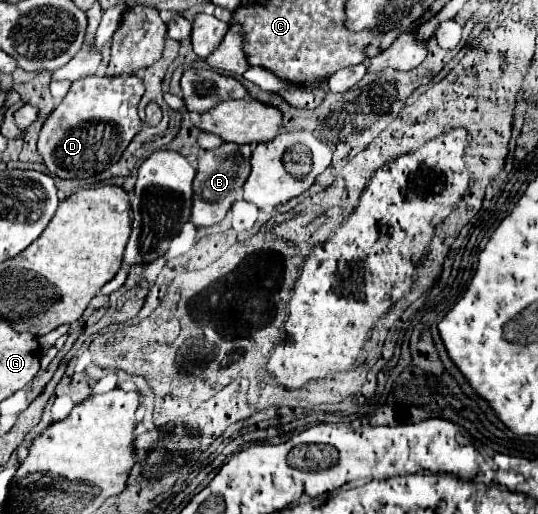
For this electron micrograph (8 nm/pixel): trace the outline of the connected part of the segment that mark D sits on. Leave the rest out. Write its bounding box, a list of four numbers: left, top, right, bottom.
[38,74,144,178]

